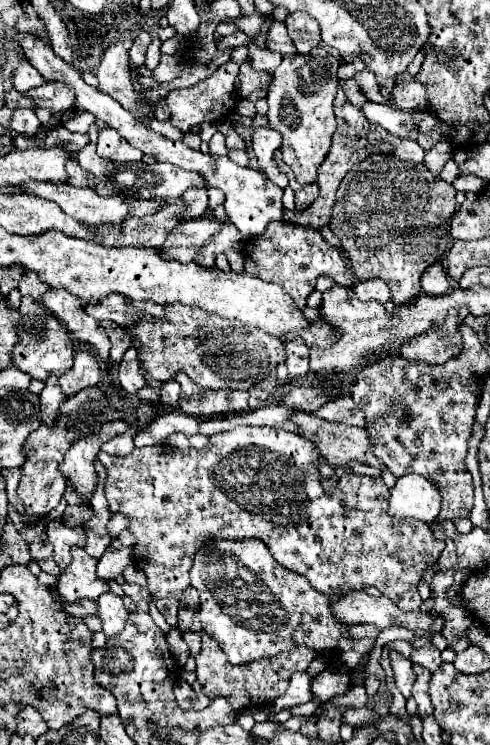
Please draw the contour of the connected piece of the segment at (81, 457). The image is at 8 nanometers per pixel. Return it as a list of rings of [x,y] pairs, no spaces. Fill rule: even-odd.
[[[112,420],[112,422],[106,422],[98,434],[88,434],[72,442],[70,450],[64,456],[64,462],[60,464],[60,472],[74,484],[82,500],[90,501],[92,494],[96,492],[98,474],[96,474],[94,462],[100,452],[100,446],[126,430],[128,430],[128,424],[124,420]]]

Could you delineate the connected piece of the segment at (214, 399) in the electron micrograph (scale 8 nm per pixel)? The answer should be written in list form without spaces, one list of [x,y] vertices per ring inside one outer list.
[[[176,374],[180,382],[180,410],[188,416],[216,416],[240,414],[248,408],[248,392],[242,390],[204,390],[196,386],[186,374]]]

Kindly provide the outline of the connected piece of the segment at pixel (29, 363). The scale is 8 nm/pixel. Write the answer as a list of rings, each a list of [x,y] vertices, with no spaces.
[[[24,298],[20,314],[20,326],[16,326],[20,342],[12,352],[14,366],[18,366],[22,372],[30,374],[36,380],[46,380],[50,374],[62,376],[74,360],[74,344],[68,336],[68,330],[64,330],[64,326],[52,314],[48,314],[48,310],[44,310],[42,304],[34,302],[32,298]]]

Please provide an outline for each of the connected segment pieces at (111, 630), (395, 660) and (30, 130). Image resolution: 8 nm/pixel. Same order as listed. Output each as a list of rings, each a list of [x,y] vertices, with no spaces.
[[[106,592],[102,594],[98,600],[98,612],[96,616],[102,620],[102,630],[104,634],[110,638],[110,636],[116,636],[122,632],[126,620],[128,620],[128,612],[124,608],[124,602],[122,598],[114,596],[112,592]]]
[[[390,650],[390,664],[396,676],[396,686],[404,694],[404,698],[410,698],[410,688],[414,684],[414,670],[410,658],[404,658],[400,652]]]
[[[14,110],[12,118],[10,118],[10,130],[20,134],[20,136],[28,136],[32,138],[38,130],[40,130],[40,120],[34,114],[34,110]]]

